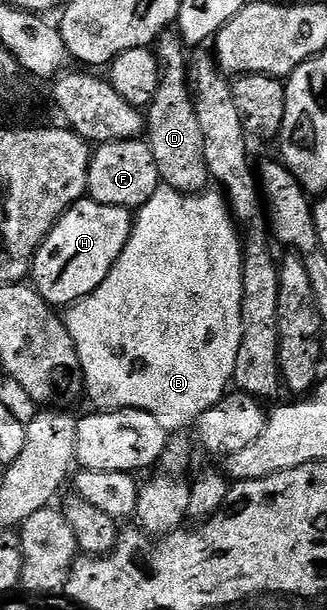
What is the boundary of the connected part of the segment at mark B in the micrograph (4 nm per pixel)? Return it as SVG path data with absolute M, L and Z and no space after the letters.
M161 185L136 212L129 240L125 243L123 253L115 261L111 273L107 273L103 285L99 285L99 289L95 289L87 298L73 304L63 315L65 327L71 333L71 341L75 341L77 346L83 391L87 399L89 395L94 408L103 411L121 411L124 407L139 409L143 413L151 413L151 417L155 417L155 421L163 425L166 433L179 433L188 423L189 426L196 424L200 415L207 413L211 405L215 405L227 394L235 373L235 357L239 357L239 341L243 341L243 239L240 234L237 236L236 229L238 230L224 198L213 189L195 195L184 195Z

